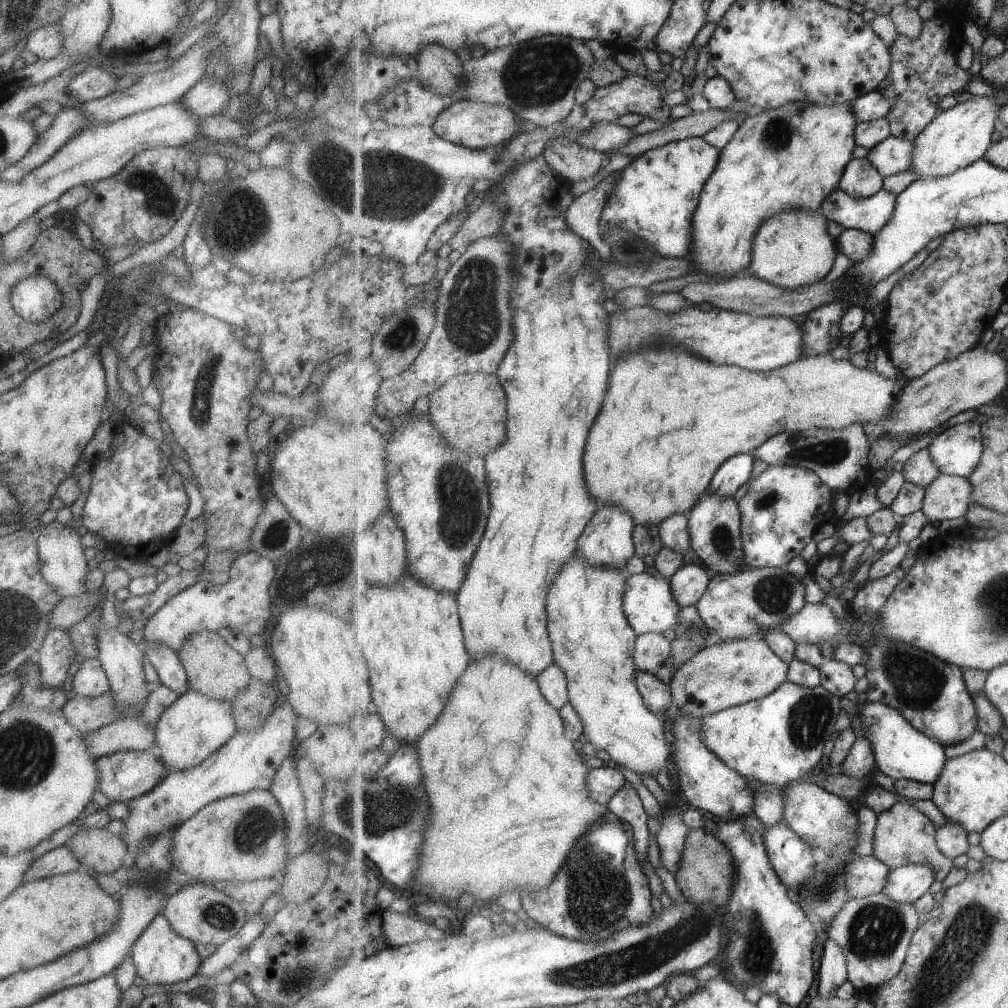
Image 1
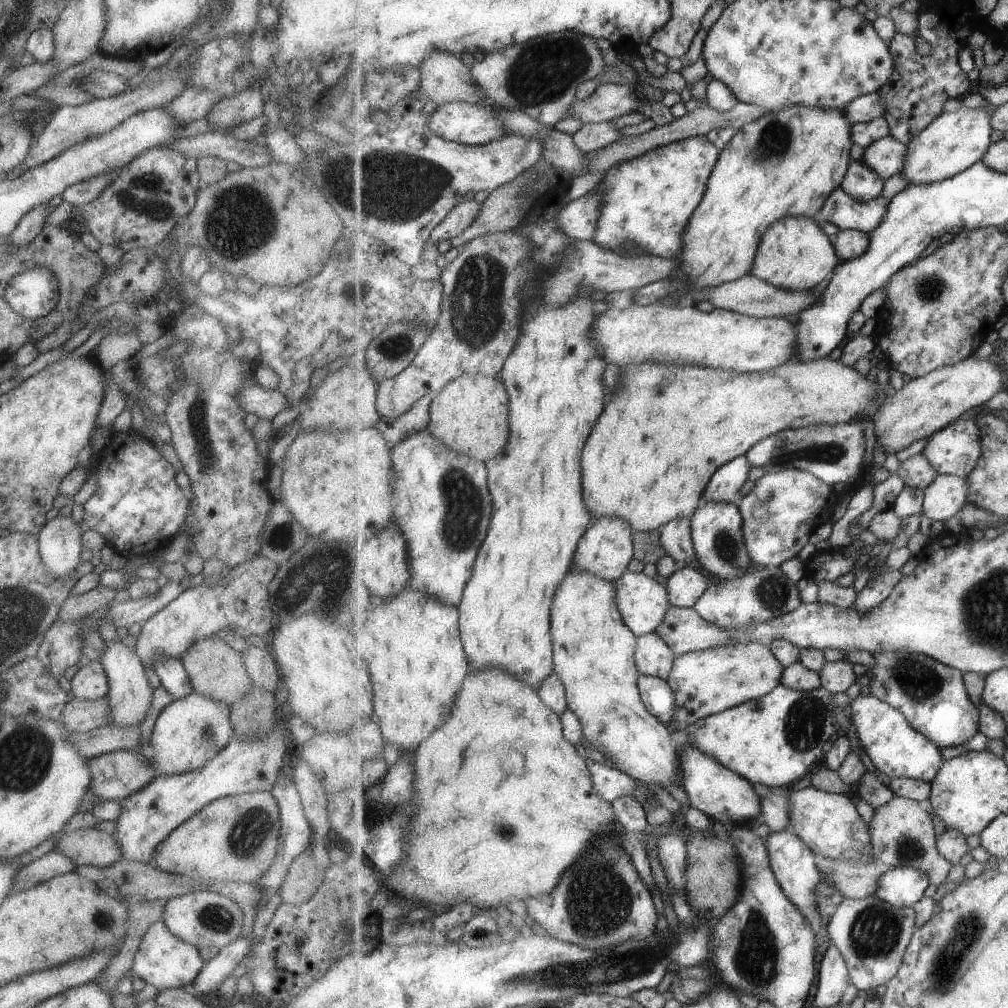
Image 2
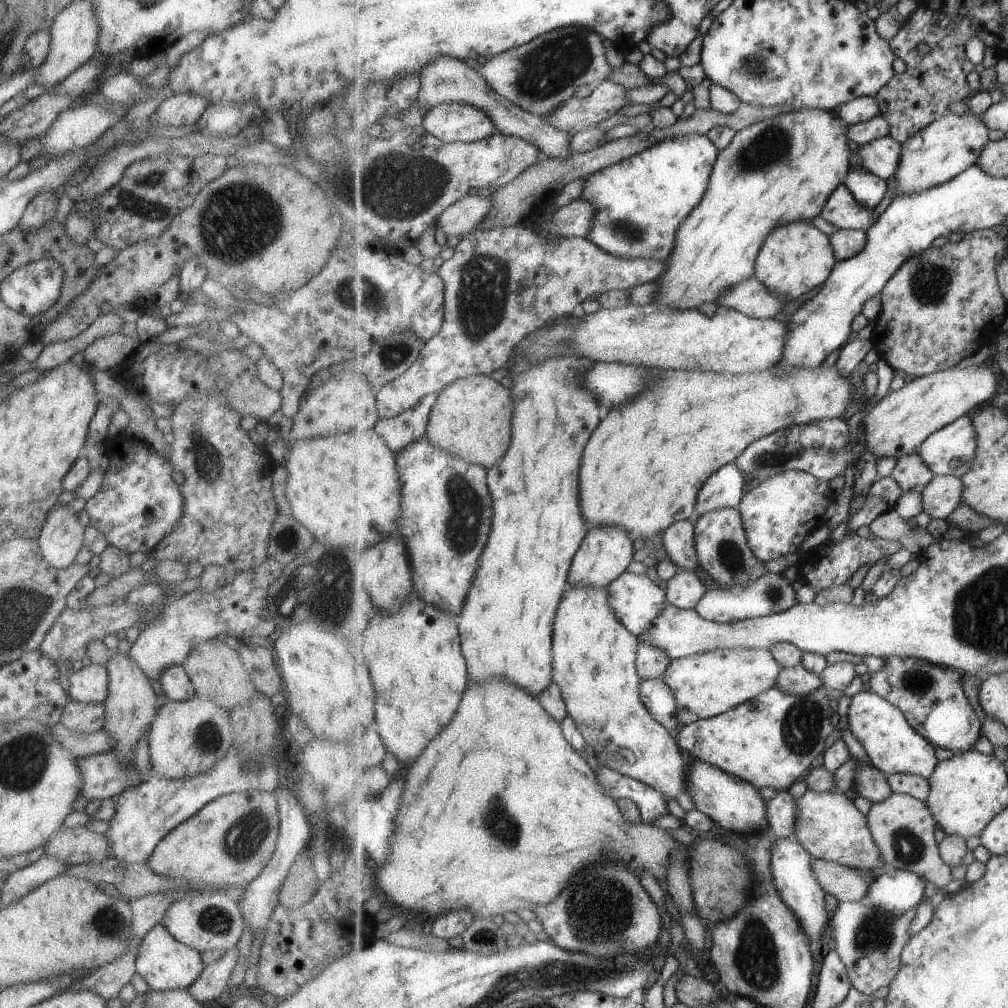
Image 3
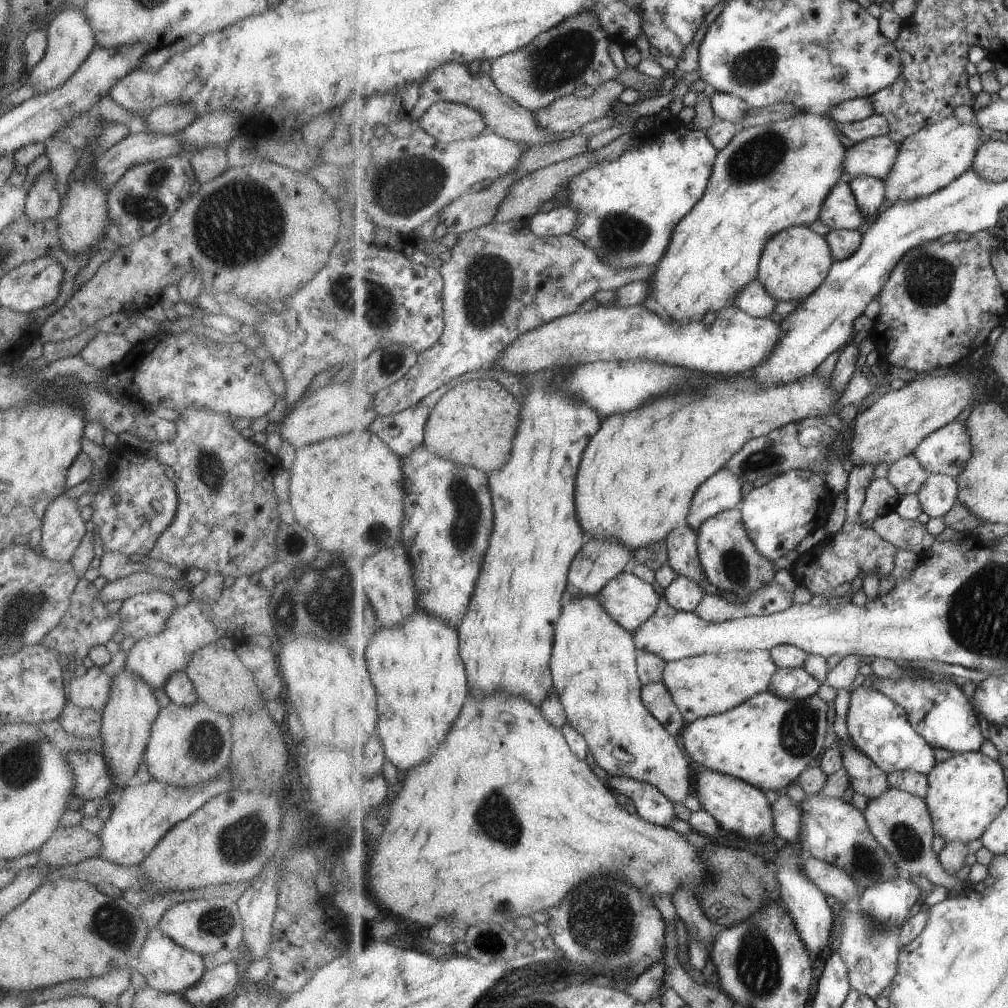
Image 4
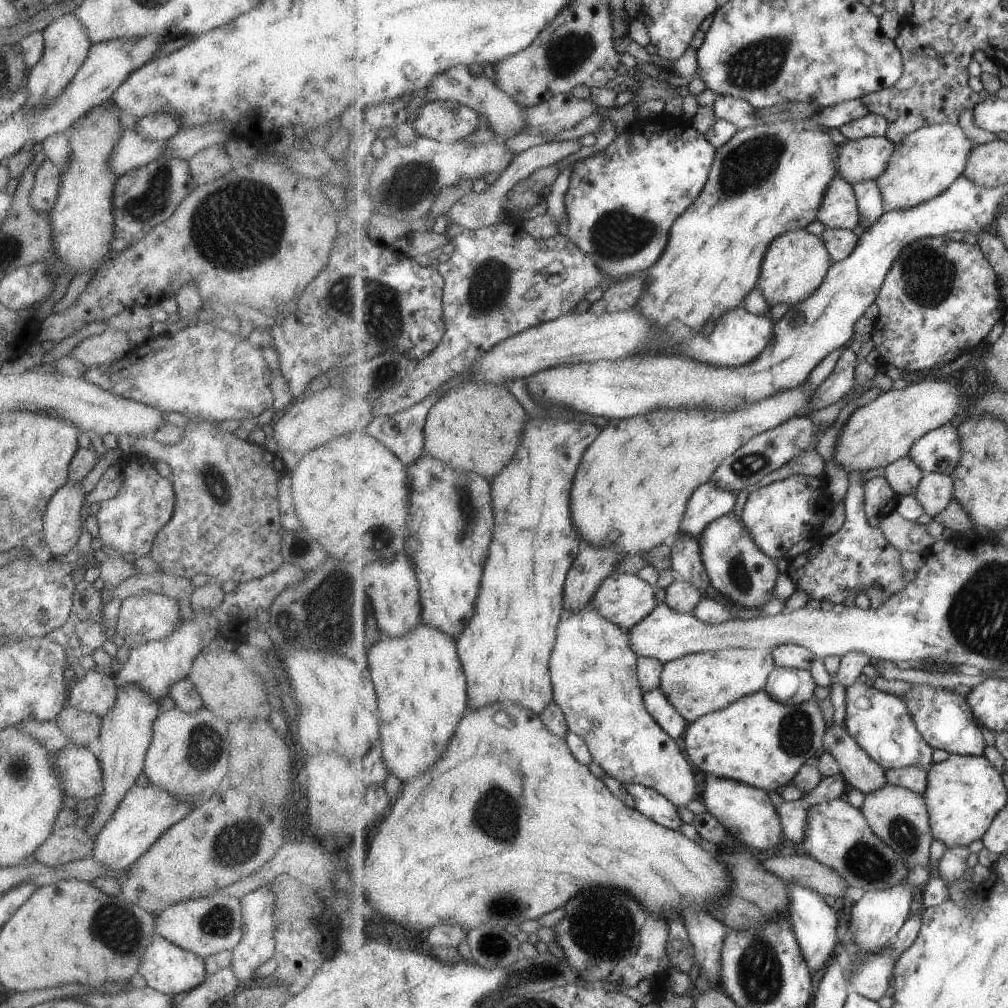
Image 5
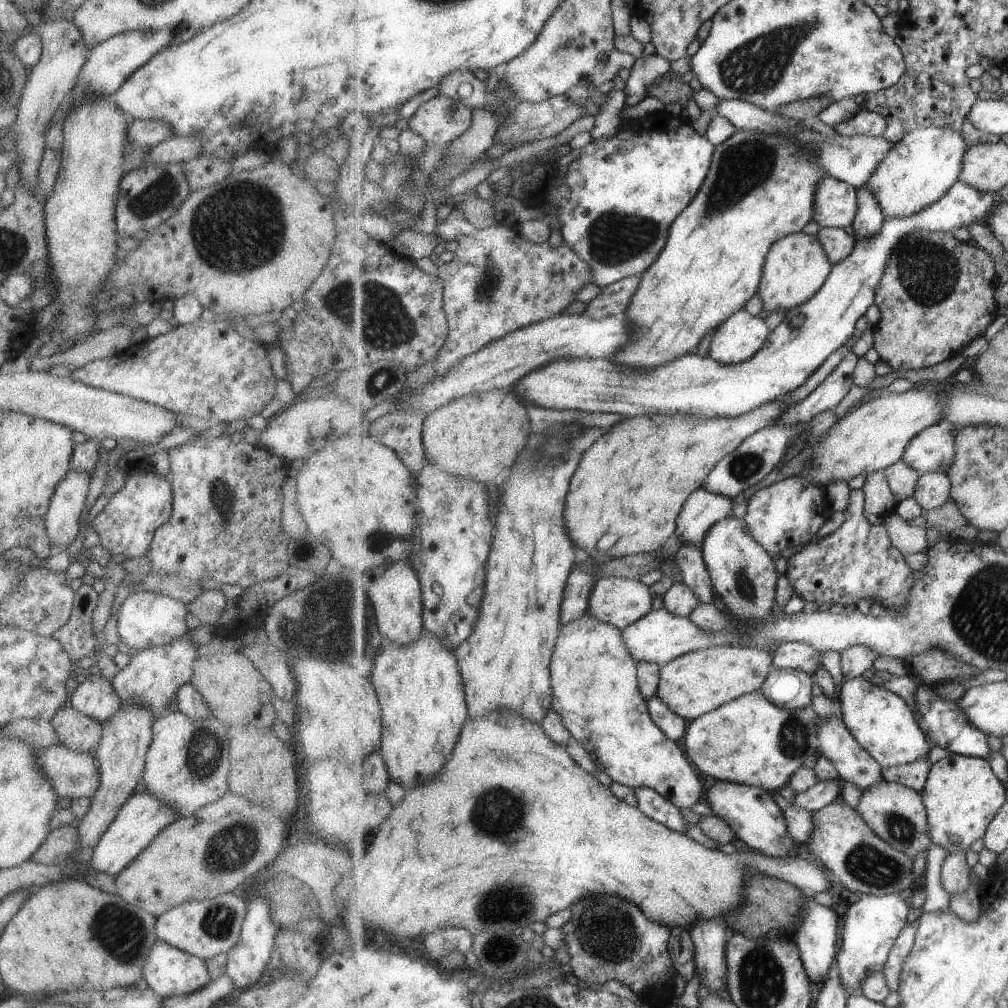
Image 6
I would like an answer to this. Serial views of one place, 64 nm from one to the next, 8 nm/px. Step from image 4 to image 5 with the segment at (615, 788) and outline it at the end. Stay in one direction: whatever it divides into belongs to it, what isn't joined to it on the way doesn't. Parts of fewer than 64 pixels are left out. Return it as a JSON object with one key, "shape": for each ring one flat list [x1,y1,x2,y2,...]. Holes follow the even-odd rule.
{"shape":[[624,784,624,786,625,790,635,798,637,810,647,818,676,831,685,824,679,818,677,805,669,798,665,798,659,790,644,784]]}

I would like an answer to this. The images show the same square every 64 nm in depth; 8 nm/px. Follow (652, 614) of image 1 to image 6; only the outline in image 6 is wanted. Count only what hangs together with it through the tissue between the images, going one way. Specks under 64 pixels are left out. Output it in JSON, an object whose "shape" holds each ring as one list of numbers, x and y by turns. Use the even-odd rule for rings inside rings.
{"shape":[[603,577,594,583,588,613,623,630,653,610,653,598,651,587,641,581]]}

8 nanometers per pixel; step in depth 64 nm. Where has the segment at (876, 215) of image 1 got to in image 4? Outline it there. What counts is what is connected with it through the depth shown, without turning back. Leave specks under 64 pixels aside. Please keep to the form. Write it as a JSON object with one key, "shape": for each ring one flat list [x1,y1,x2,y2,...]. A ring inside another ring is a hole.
{"shape":[[844,177,833,187,826,198,819,218,832,229,857,230,866,222,865,215,859,208,856,195,849,181]]}

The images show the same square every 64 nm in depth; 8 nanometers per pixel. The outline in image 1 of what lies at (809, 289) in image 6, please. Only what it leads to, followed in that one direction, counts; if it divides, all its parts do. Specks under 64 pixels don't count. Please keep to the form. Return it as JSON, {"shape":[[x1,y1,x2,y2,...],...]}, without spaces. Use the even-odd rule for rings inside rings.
{"shape":[[820,209,781,210,780,213,769,218,757,233,756,241,753,242,753,262,748,268,748,272,786,289,800,289,802,286,821,282,831,272,837,252,837,239,829,234,829,220]]}

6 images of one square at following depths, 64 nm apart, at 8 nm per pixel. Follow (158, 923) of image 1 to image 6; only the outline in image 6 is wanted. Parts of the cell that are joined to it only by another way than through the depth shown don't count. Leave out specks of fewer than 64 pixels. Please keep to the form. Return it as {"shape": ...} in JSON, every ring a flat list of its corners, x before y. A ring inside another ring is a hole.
{"shape":[[159,940,151,947,146,958,144,969,141,972,142,978,147,983,147,986,159,998,193,994,193,992,201,990,203,986,207,986,210,979,204,960,182,950,177,950,177,948,173,948,173,946,169,946,166,942]]}

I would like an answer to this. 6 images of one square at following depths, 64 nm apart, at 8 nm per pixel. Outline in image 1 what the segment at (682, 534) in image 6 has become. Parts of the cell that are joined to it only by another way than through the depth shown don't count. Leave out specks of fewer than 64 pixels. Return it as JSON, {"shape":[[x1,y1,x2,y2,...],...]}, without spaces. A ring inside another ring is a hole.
{"shape":[[751,453,733,456,717,470,708,492,731,498,745,482,750,482,753,476,753,464,755,458]]}

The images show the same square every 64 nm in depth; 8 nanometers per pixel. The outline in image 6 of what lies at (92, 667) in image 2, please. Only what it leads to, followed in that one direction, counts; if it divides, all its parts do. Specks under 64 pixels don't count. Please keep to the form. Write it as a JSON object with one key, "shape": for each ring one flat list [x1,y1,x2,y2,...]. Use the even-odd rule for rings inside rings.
{"shape":[[91,672,77,685,66,704,103,724,119,710,121,701,110,680]]}

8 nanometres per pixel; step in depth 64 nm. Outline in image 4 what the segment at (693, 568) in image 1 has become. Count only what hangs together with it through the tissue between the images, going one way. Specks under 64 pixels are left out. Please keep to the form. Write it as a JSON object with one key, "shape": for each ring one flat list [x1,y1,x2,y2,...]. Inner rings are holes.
{"shape":[[677,575,677,578,673,581,671,586,665,589,665,595,669,604,677,611,693,612,697,606,701,604,701,601,705,598,704,586,700,583,695,582,692,578,687,576]]}

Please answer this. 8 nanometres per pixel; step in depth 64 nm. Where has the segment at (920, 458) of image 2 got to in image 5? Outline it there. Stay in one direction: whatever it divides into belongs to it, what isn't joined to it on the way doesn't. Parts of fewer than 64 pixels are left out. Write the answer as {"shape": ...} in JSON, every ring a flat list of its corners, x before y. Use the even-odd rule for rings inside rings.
{"shape":[[909,455,886,466,884,472,899,497,915,495,919,483,926,474]]}

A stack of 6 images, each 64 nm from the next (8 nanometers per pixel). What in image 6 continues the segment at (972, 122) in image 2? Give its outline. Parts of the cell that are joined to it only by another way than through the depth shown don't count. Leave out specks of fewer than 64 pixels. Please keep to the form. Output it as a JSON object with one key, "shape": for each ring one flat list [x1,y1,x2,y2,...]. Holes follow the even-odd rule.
{"shape":[[928,126,914,130,893,145,867,186,875,192,885,216,909,218,947,194,960,178,968,142,952,128]]}

